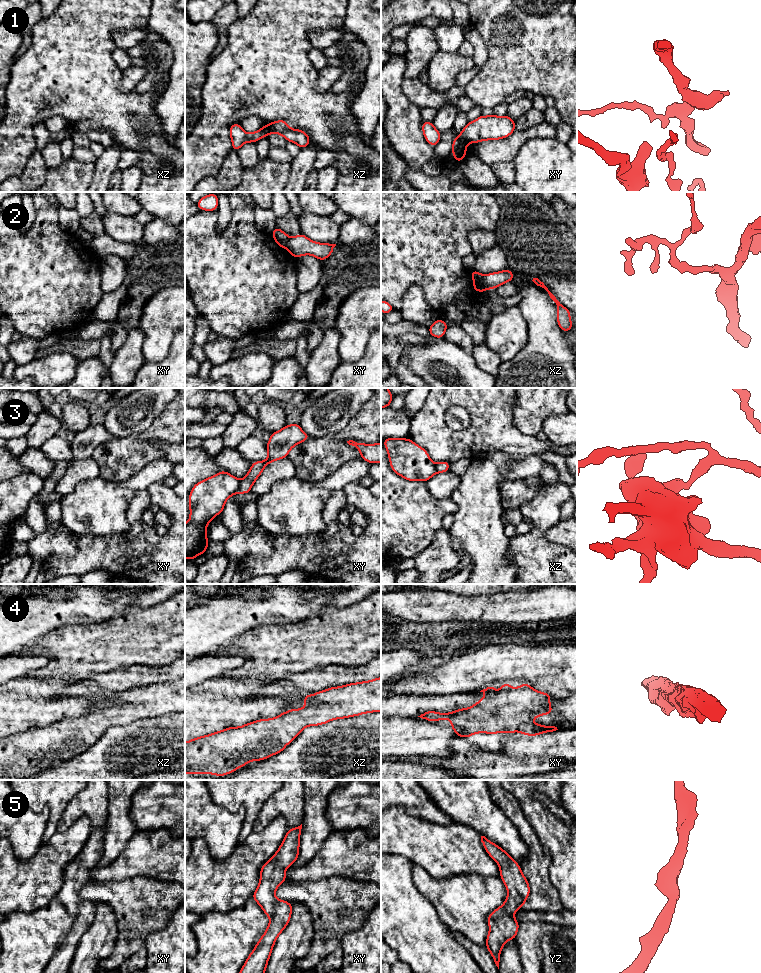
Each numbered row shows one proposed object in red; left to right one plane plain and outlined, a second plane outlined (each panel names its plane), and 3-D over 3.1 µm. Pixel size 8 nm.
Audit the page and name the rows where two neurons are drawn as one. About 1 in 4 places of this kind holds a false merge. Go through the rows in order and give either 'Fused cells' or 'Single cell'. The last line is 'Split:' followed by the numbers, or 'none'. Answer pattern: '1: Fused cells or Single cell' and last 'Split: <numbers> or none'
1: Fused cells
2: Fused cells
3: Fused cells
4: Single cell
5: Single cell
Split: 1, 2, 3

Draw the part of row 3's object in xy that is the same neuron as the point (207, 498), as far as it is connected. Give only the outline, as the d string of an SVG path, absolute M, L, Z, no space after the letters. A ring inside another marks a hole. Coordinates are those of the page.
M223 470L193 486L189 494L190 517L185 524L185 559L193 560L205 553L209 545L207 525L215 516L222 513L227 499L238 492L239 486L240 480Z

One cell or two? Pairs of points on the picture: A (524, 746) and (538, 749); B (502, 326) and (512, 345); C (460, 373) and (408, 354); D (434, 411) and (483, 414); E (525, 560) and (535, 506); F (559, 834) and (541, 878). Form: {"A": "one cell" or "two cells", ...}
{"A": "one cell", "B": "one cell", "C": "one cell", "D": "one cell", "E": "one cell", "F": "two cells"}

